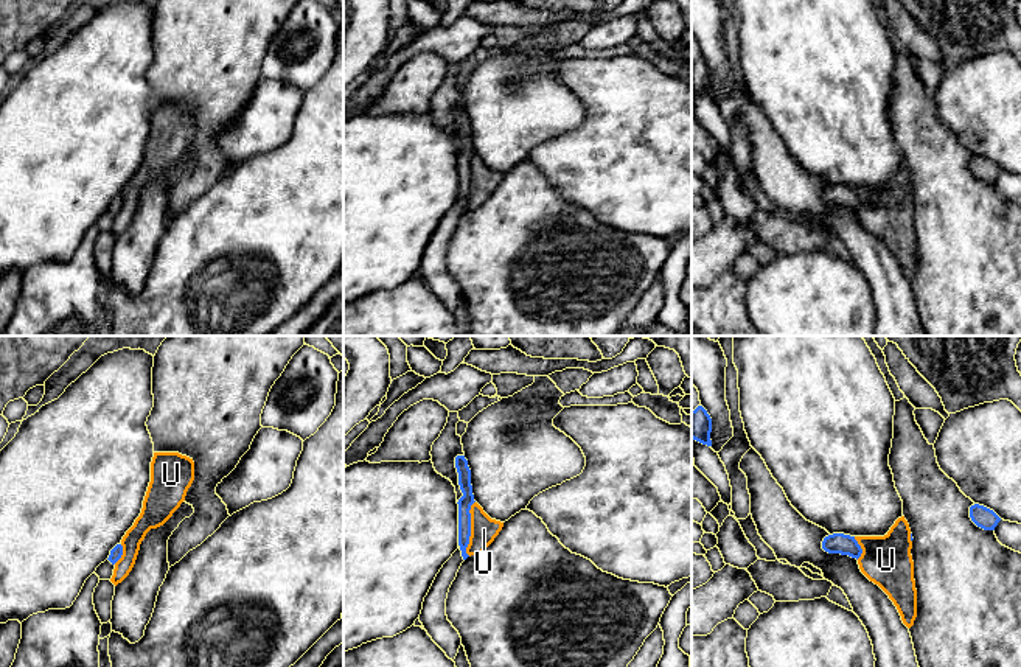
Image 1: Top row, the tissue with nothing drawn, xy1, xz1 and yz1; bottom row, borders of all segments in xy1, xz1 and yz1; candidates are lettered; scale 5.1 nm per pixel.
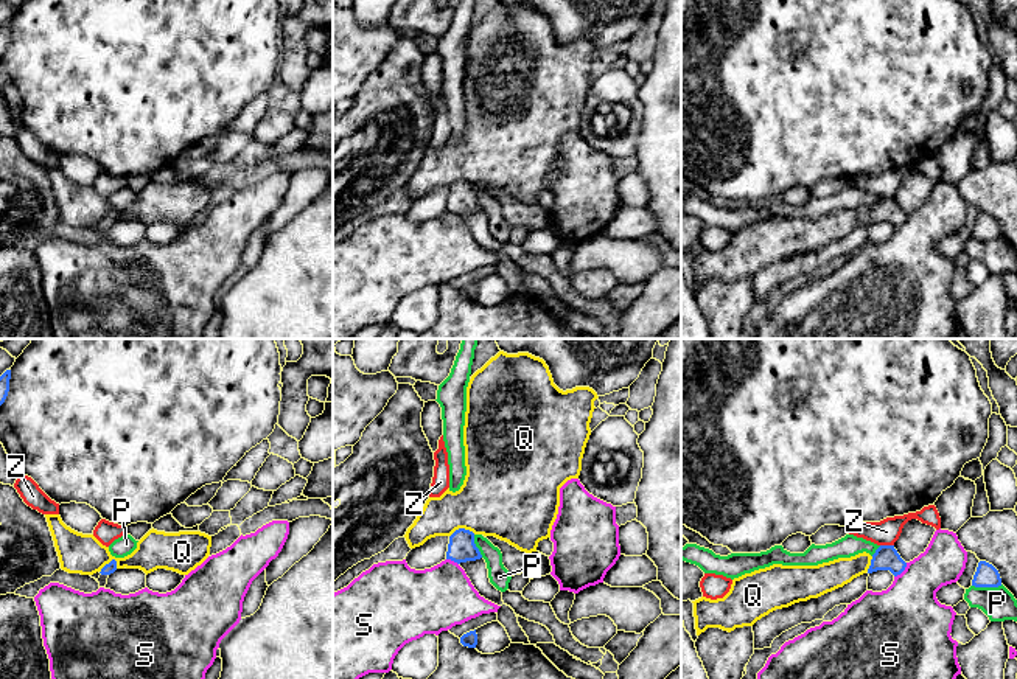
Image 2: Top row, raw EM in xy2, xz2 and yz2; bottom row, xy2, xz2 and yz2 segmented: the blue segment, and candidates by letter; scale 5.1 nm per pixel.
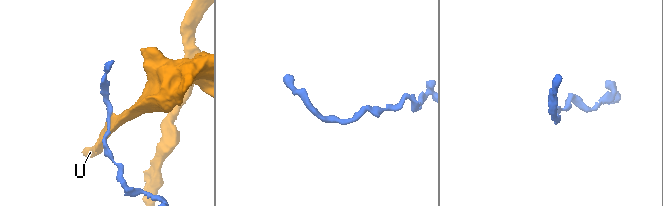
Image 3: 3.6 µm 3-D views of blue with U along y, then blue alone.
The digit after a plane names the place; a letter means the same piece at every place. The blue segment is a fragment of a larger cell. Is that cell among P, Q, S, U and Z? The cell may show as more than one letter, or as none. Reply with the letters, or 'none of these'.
none of these

